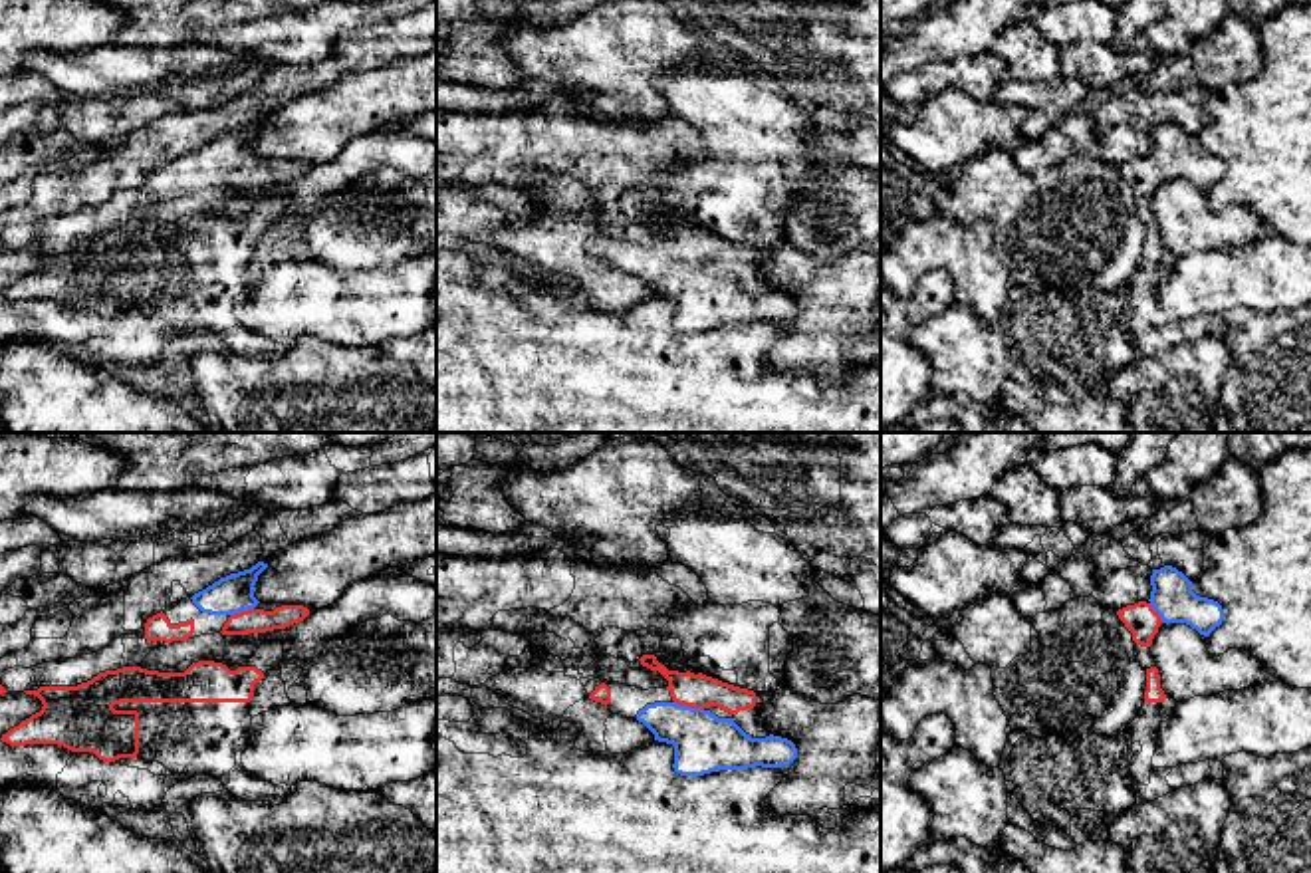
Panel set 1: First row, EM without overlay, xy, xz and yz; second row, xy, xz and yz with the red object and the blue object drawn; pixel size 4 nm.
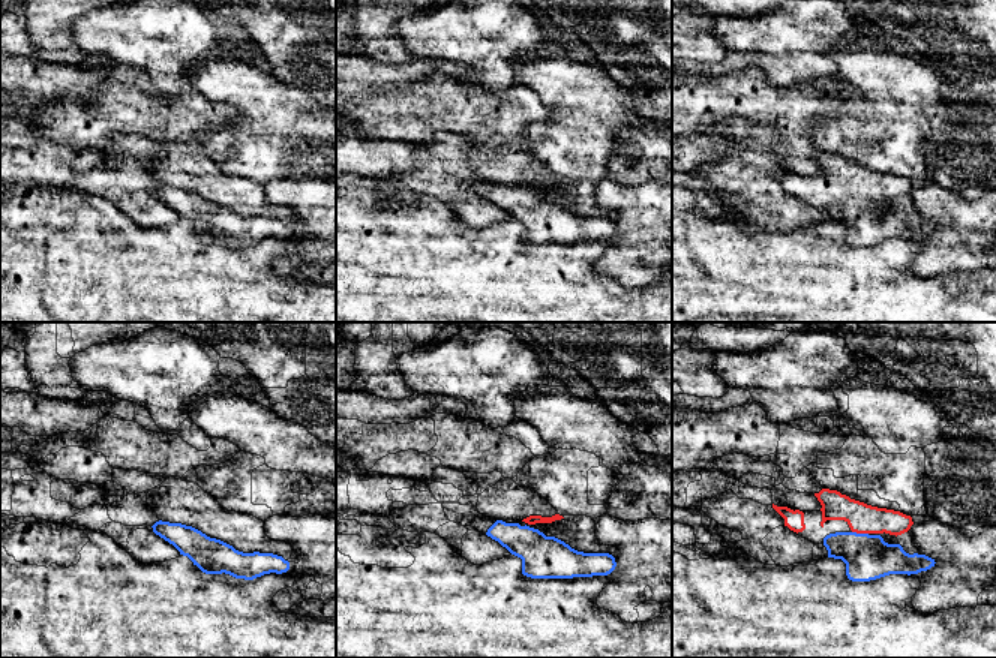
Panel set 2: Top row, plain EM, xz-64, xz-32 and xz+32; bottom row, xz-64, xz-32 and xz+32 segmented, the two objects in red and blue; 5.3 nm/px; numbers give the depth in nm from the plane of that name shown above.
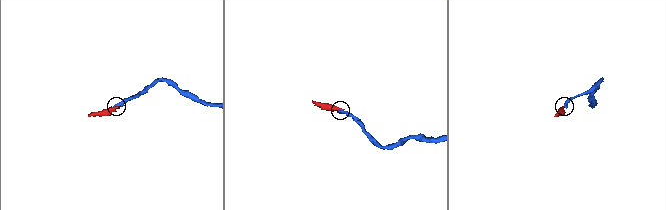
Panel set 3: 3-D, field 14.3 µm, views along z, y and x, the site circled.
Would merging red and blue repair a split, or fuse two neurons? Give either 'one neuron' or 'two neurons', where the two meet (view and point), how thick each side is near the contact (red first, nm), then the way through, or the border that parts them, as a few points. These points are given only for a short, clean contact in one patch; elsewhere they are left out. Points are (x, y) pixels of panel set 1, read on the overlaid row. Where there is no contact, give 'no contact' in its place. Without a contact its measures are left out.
one neuron; meets red in xz at (689, 705); 140 nm thick on the red side, 240 nm on the other; runs through xz (699, 691), (689, 705), (689, 727), (703, 743)

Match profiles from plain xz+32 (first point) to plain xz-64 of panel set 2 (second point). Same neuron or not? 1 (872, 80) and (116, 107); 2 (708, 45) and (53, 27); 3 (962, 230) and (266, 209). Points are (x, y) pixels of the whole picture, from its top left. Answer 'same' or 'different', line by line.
1: different
2: same
3: different

